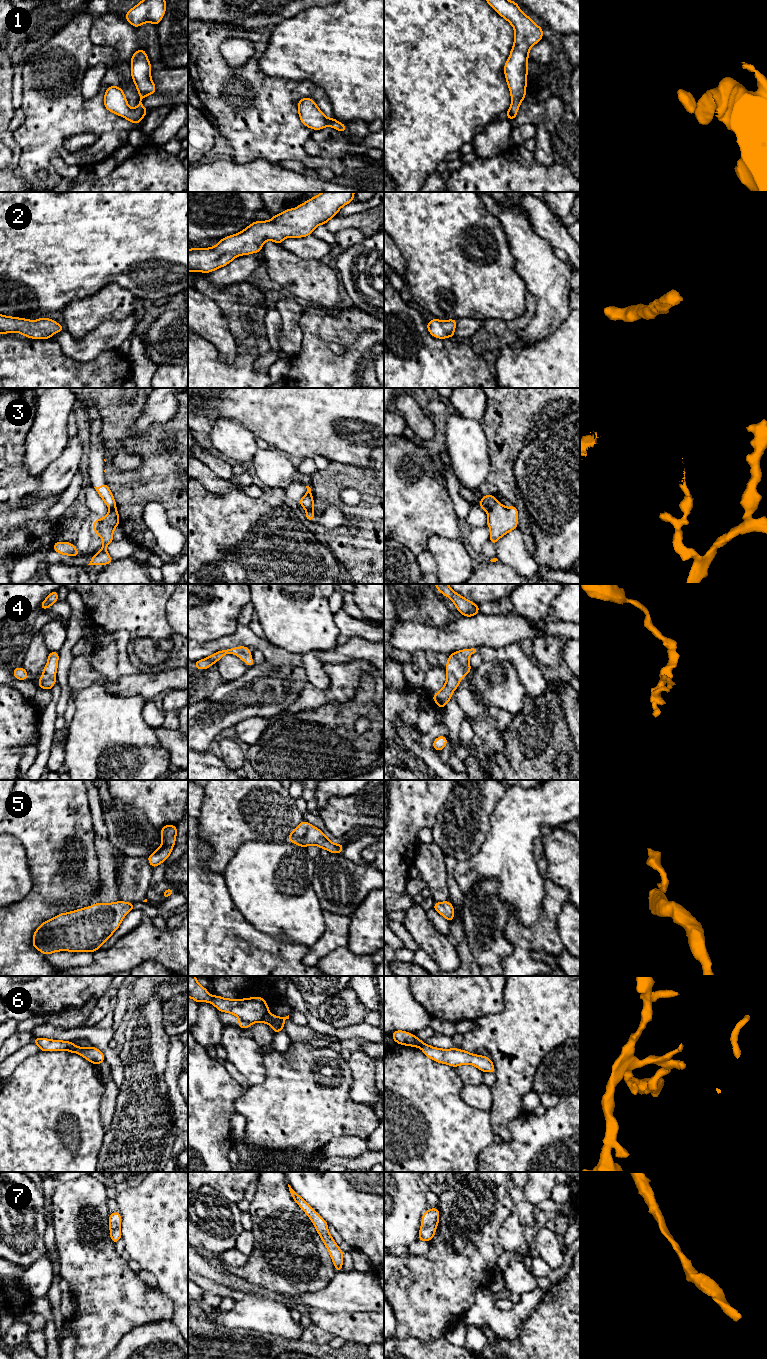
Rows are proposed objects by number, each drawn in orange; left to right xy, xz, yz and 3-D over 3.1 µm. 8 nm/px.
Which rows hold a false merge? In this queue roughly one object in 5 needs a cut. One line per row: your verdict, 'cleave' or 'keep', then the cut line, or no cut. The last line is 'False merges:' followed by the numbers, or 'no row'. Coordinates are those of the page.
1: keep; no cut
2: keep; no cut
3: cleave; cut in yz along (497, 502), (487, 510)
4: keep; no cut
5: keep; no cut
6: cleave; cut in xz along (240, 1019), (251, 1023)
7: keep; no cut
False merges: 3, 6

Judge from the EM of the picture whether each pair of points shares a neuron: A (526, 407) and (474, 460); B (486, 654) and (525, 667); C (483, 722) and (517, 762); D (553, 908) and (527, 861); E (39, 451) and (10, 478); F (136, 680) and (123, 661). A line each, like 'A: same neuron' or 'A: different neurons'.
A: different neurons
B: same neuron
C: different neurons
D: different neurons
E: different neurons
F: different neurons

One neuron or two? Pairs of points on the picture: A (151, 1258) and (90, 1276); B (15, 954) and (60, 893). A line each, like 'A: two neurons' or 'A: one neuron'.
A: two neurons
B: one neuron

